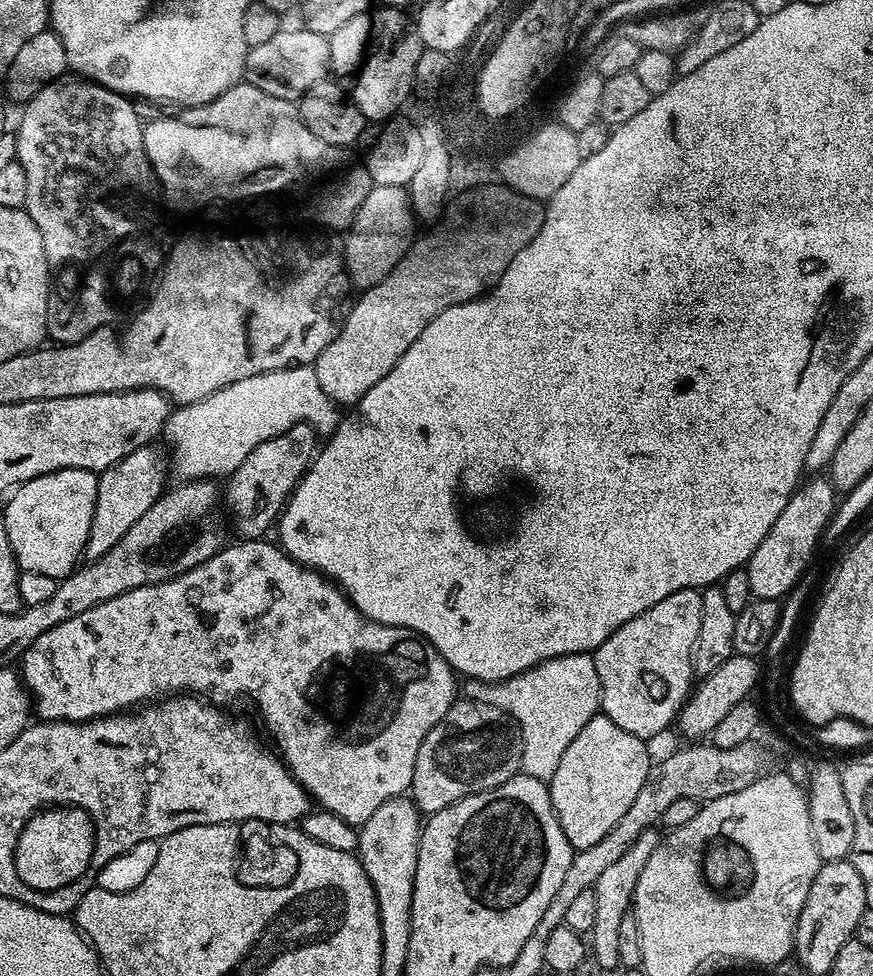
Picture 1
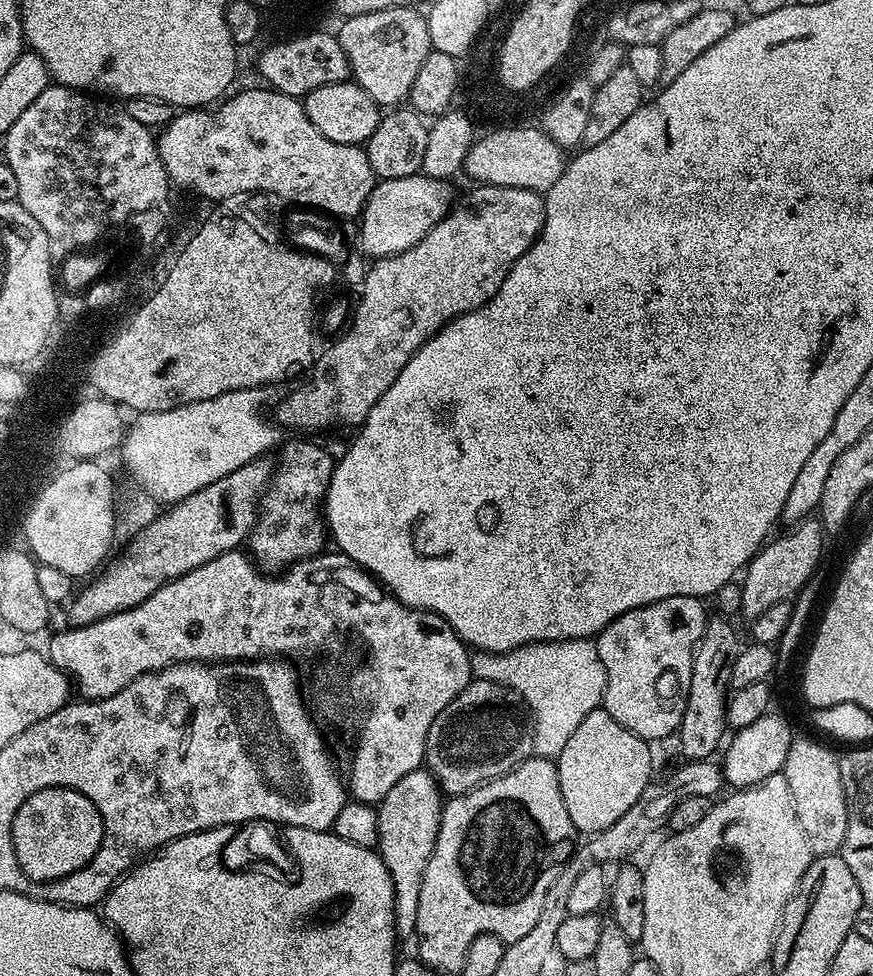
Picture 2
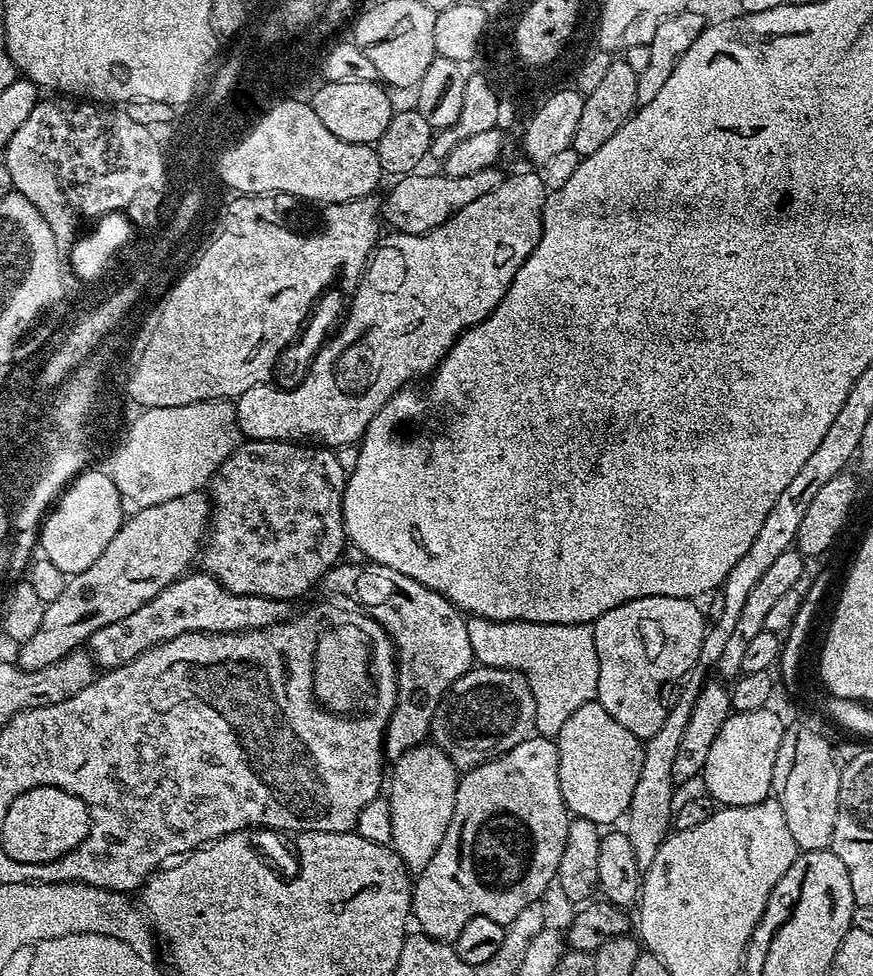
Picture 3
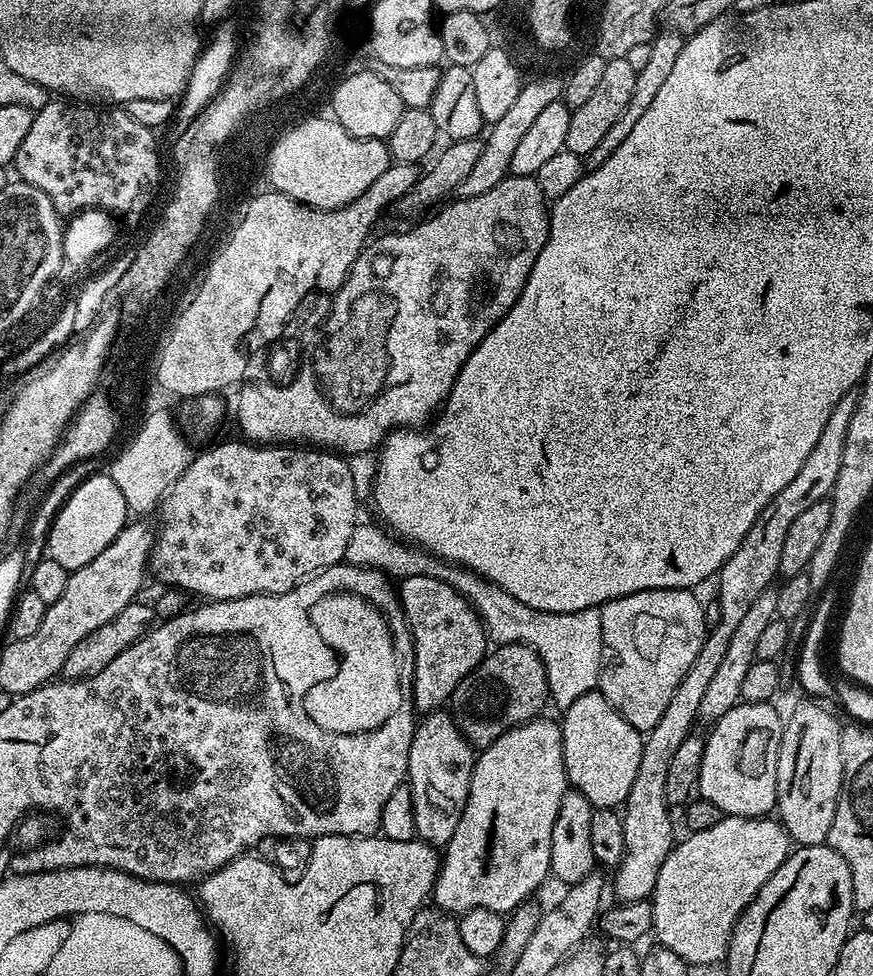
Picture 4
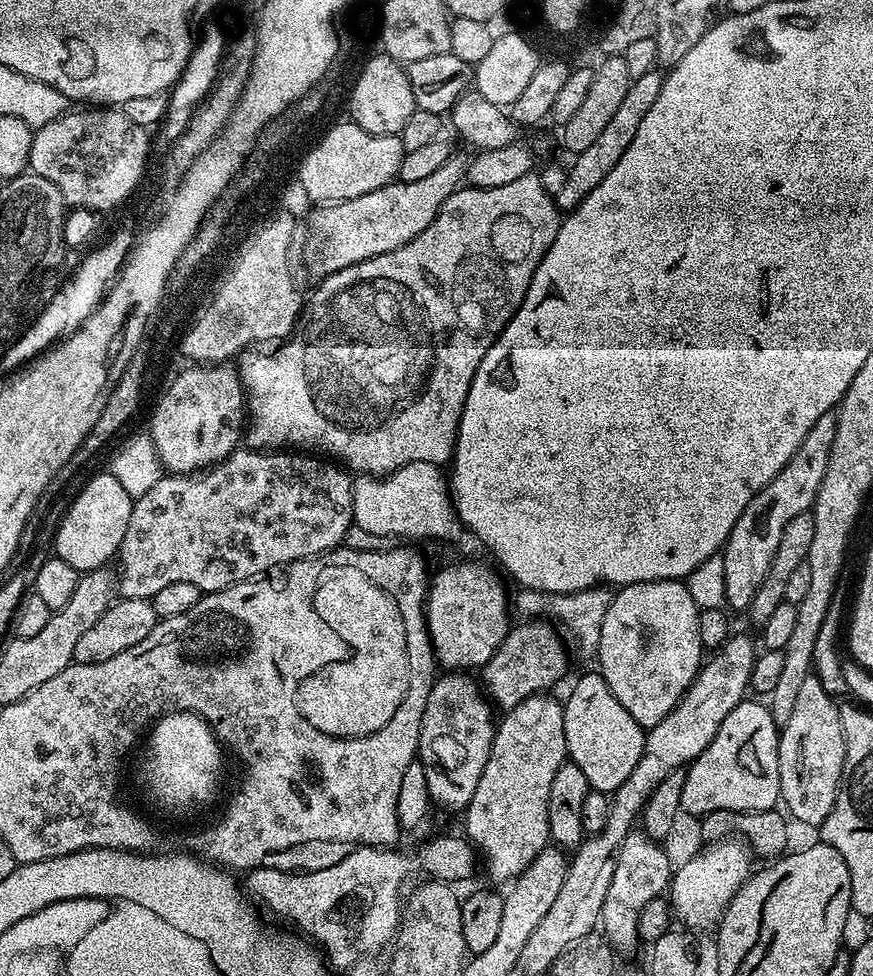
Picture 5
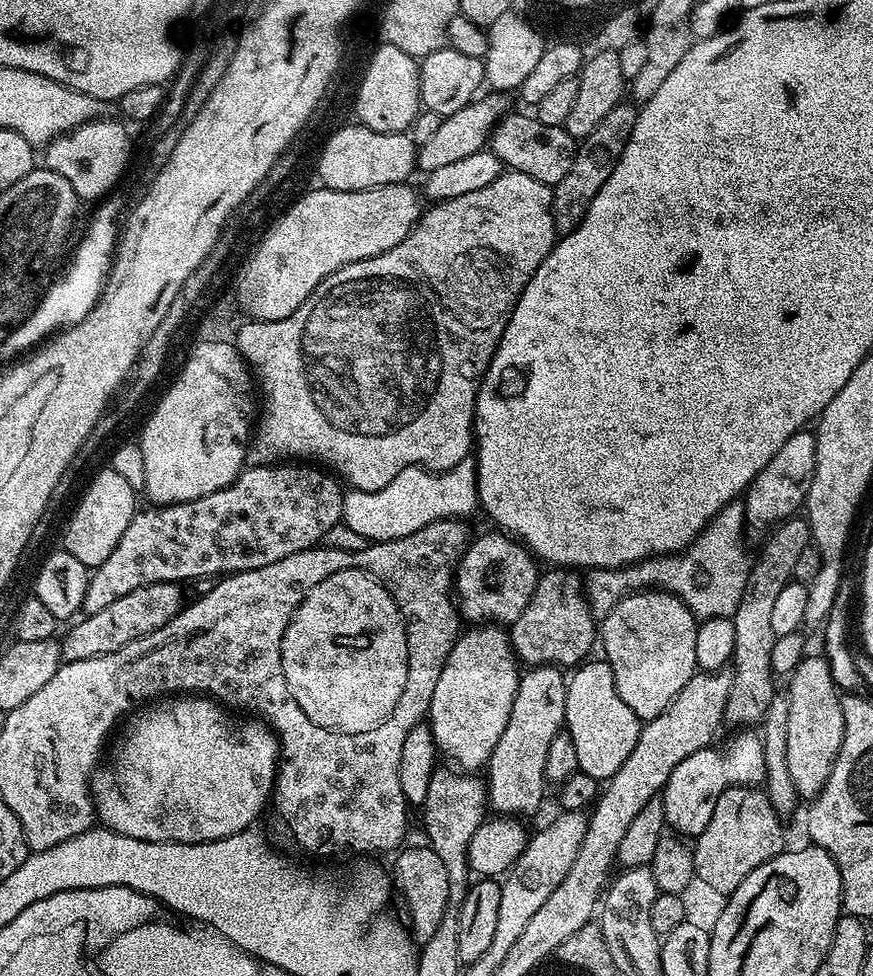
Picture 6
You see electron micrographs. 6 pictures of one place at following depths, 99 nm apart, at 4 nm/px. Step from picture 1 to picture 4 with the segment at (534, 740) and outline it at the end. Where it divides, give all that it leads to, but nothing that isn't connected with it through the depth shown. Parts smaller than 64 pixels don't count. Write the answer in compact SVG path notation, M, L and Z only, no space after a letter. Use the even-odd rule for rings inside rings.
M357 523L346 546L344 560L347 563L359 568L379 568L392 578L429 576L444 580L454 590L462 593L480 613L480 621L493 645L525 644L540 655L548 679L548 695L551 703L557 704L557 709L569 708L571 704L578 702L578 698L582 698L582 694L593 691L599 685L600 670L606 660L600 608L587 608L566 614L534 610L518 602L518 598L506 594L502 586L484 579L477 572L461 568L458 564L450 564L424 548L413 546L389 534L379 523L376 524Z

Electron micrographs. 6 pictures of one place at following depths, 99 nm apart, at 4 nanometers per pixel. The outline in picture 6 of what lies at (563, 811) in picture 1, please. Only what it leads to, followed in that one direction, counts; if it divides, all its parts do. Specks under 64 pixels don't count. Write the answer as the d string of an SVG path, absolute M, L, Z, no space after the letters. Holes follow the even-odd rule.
M585 659L573 671L577 672L567 677L564 717L574 750L578 750L579 771L598 782L607 782L620 769L622 762L630 758L630 750L634 750L634 742L638 742L642 721L622 700L614 680L614 670L610 670L607 660L592 659Z

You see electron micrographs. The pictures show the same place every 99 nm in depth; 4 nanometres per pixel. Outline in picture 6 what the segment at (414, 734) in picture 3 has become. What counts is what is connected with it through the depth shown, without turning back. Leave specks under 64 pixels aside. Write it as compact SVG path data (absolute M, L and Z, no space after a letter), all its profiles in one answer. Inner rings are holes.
M507 531L496 532L486 532L468 546L455 576L454 596L458 601L459 615L465 621L499 622L506 626L515 622L522 614L522 610L526 610L526 602L530 602L530 598L534 594L534 586L540 580L542 568L539 568L541 565L538 563L537 557L530 551L528 544L513 538Z

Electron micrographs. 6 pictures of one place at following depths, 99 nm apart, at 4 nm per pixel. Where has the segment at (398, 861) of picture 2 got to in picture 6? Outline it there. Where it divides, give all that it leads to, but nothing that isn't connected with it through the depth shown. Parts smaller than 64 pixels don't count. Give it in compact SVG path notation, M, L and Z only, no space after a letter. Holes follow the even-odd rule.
M503 627L469 628L472 628L469 632L467 629L457 637L442 666L426 720L437 749L443 755L445 752L457 764L453 764L457 769L480 770L492 756L498 738L506 730L506 722L510 722L510 710L518 694L522 668L509 633Z

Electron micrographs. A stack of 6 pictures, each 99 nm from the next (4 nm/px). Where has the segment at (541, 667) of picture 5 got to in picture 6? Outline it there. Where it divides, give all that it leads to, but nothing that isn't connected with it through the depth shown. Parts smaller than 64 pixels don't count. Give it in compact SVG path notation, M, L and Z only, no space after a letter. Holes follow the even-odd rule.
M552 566L534 586L534 594L530 602L526 602L526 610L522 610L510 628L512 648L525 665L555 662L560 666L576 666L591 653L588 651L592 643L595 645L598 640L598 620L588 605L586 584L580 576L581 573L571 566Z

